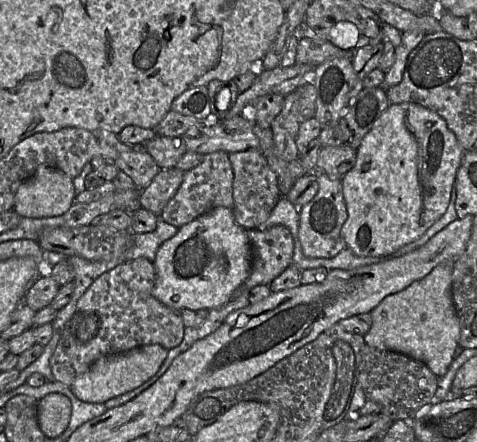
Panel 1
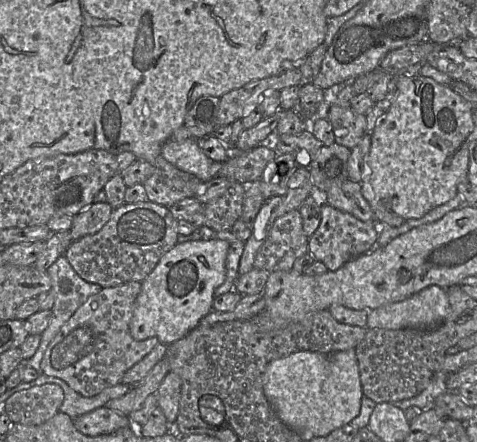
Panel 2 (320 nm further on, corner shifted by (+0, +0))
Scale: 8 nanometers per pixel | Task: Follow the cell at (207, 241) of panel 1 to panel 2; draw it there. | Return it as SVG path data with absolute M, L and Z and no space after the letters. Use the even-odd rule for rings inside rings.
M220 239L192 240L177 243L165 253L152 272L141 282L130 321L130 333L137 341L156 337L161 344L171 345L195 329L200 320L212 310L214 291L226 279L226 258L229 243Z

